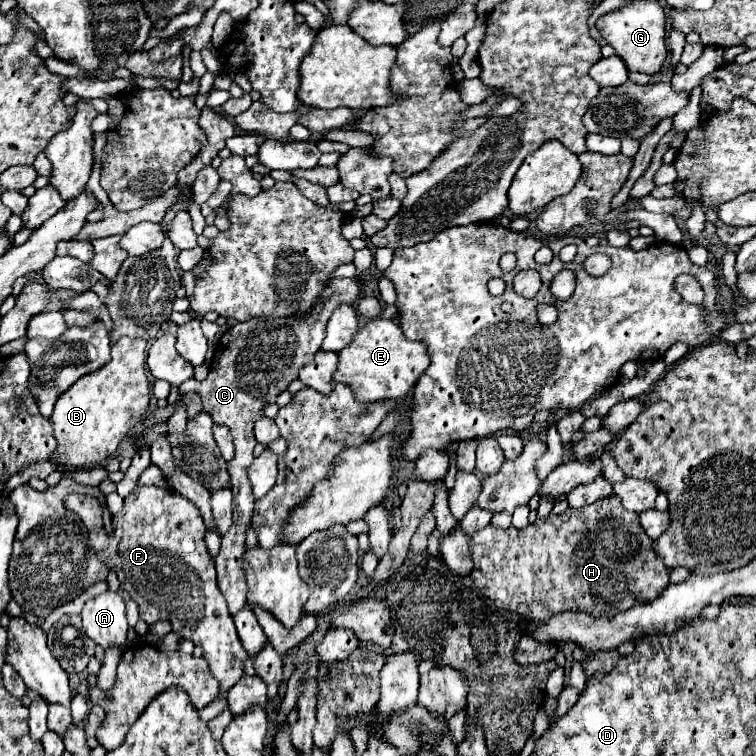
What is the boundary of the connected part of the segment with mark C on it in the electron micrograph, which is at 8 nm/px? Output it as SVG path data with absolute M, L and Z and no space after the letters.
M333 278L331 284L327 284L327 288L321 294L319 304L315 306L315 312L311 312L311 316L303 316L303 320L299 318L267 318L267 316L259 316L253 320L247 320L243 324L237 324L233 328L229 328L223 338L219 340L217 348L215 348L215 358L211 362L211 370L209 376L203 381L197 381L194 378L188 379L179 386L181 396L186 394L186 388L189 392L196 392L203 400L203 410L213 418L215 424L223 424L231 430L235 444L235 458L229 462L227 470L229 470L231 490L233 493L233 526L229 528L229 532L225 536L221 536L221 552L215 558L215 568L217 568L217 586L221 590L221 594L227 600L229 606L229 614L235 616L241 608L245 608L245 596L247 596L247 584L245 584L245 574L241 568L243 562L243 552L245 552L245 530L251 524L251 516L253 516L253 494L251 486L249 486L249 478L247 478L247 466L253 460L253 446L255 436L253 432L255 420L259 416L263 416L263 408L271 402L275 402L275 398L287 390L287 386L297 378L301 366L305 362L311 360L311 356L321 348L321 342L325 338L325 324L329 320L329 316L333 314L333 310L339 304L353 304L359 296L359 286L353 278Z

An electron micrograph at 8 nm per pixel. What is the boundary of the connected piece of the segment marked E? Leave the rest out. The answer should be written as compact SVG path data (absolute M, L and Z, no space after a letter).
M375 318L355 334L355 340L351 340L343 352L339 352L339 366L333 372L333 380L349 386L359 402L399 400L415 386L419 376L429 368L429 362L423 342L407 340L393 320Z

